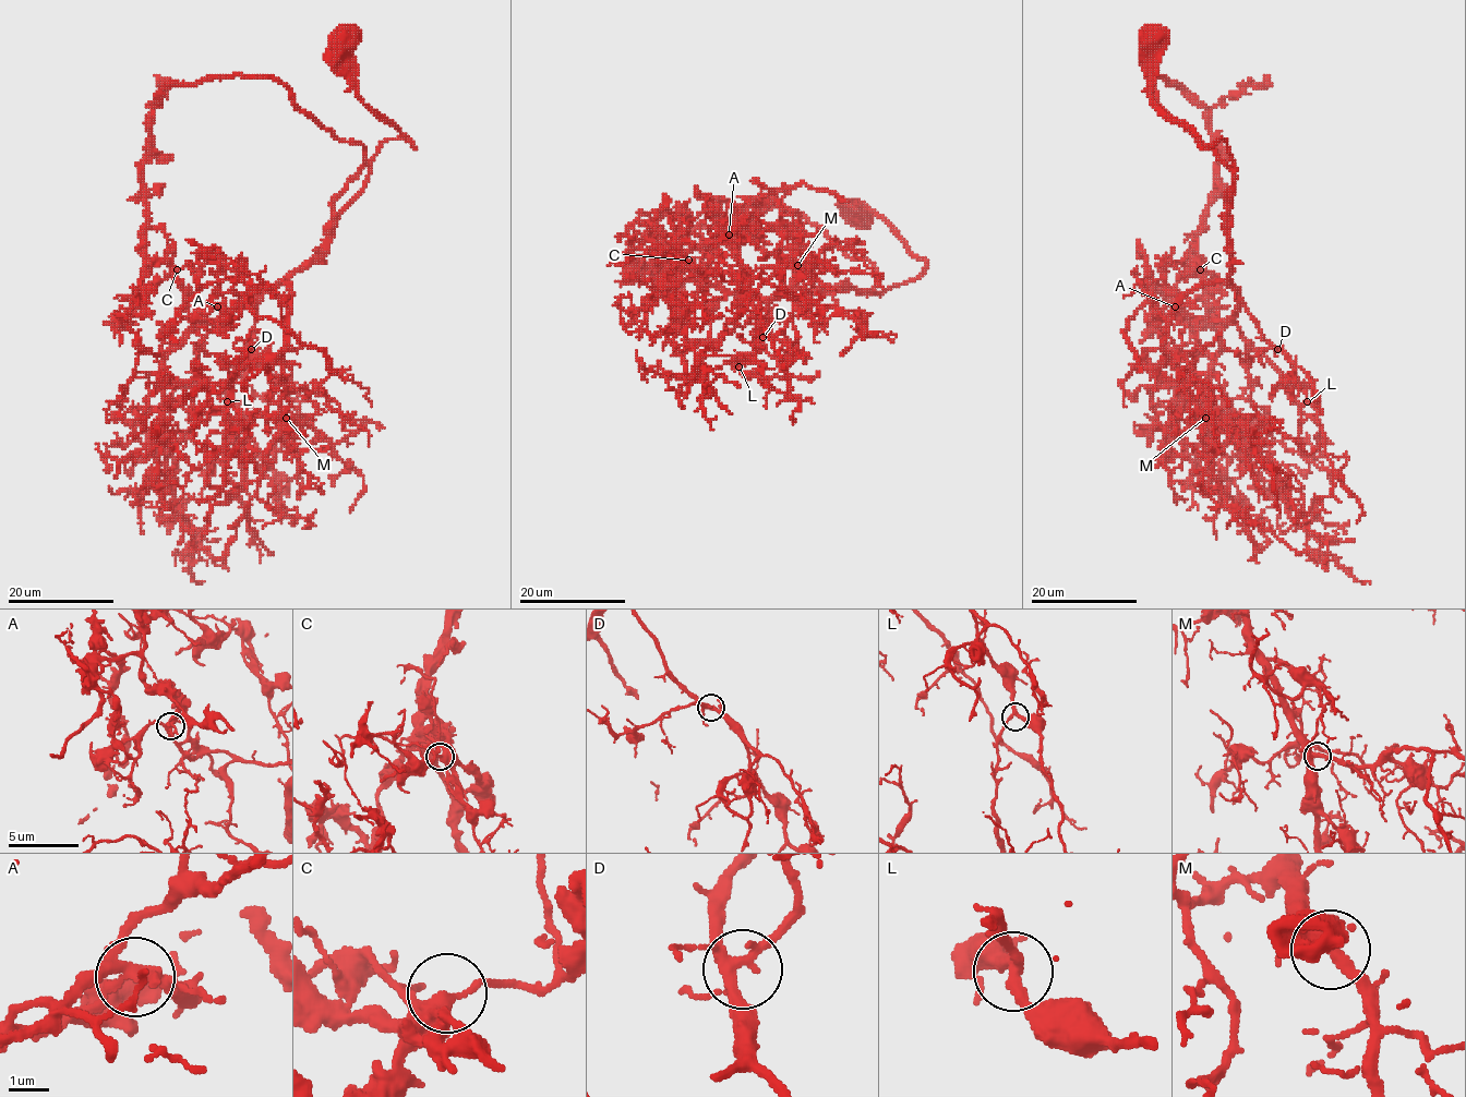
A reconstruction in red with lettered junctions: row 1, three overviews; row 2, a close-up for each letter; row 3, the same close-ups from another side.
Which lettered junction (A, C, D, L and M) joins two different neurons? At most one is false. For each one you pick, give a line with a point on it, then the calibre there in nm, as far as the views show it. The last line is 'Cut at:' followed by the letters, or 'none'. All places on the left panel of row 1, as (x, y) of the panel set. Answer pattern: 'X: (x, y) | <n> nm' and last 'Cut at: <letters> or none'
A: (217, 306) | 280 nm
Cut at: A

